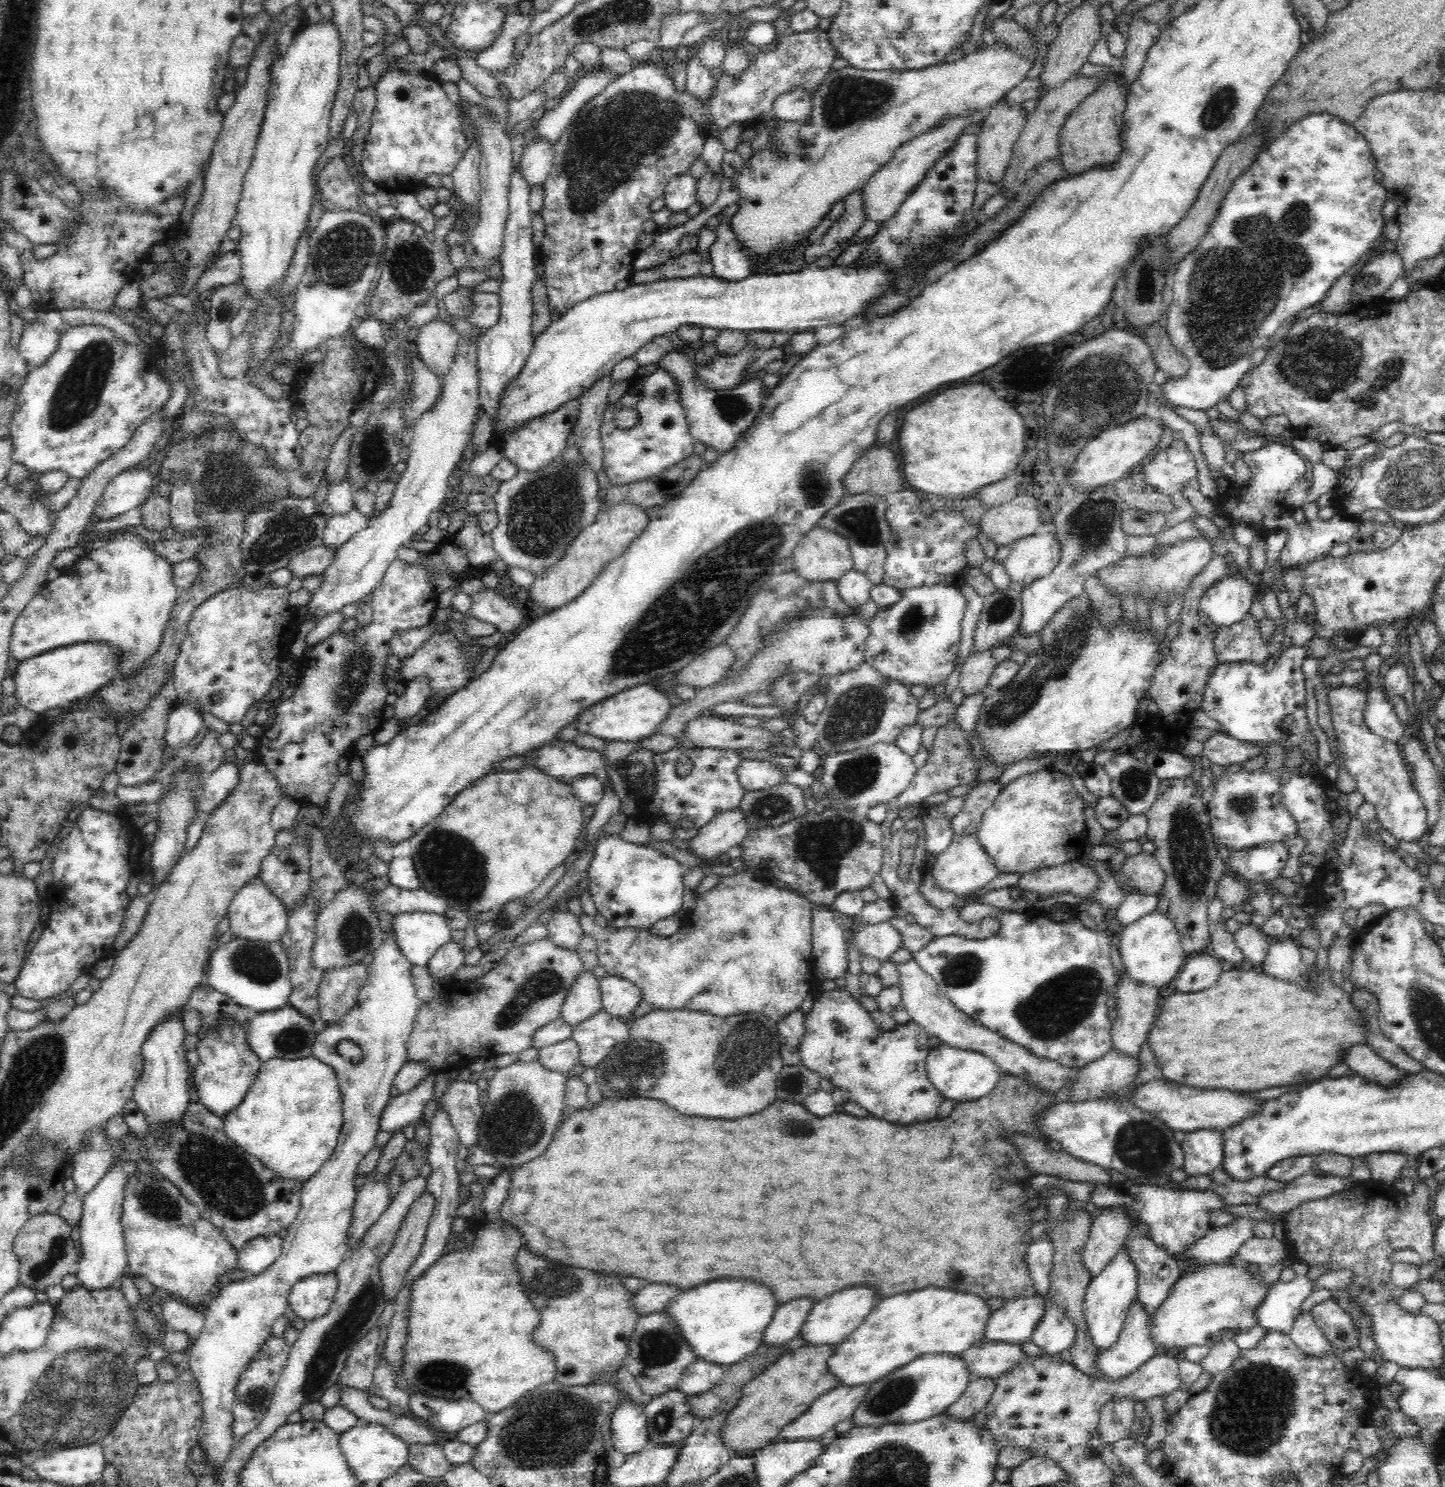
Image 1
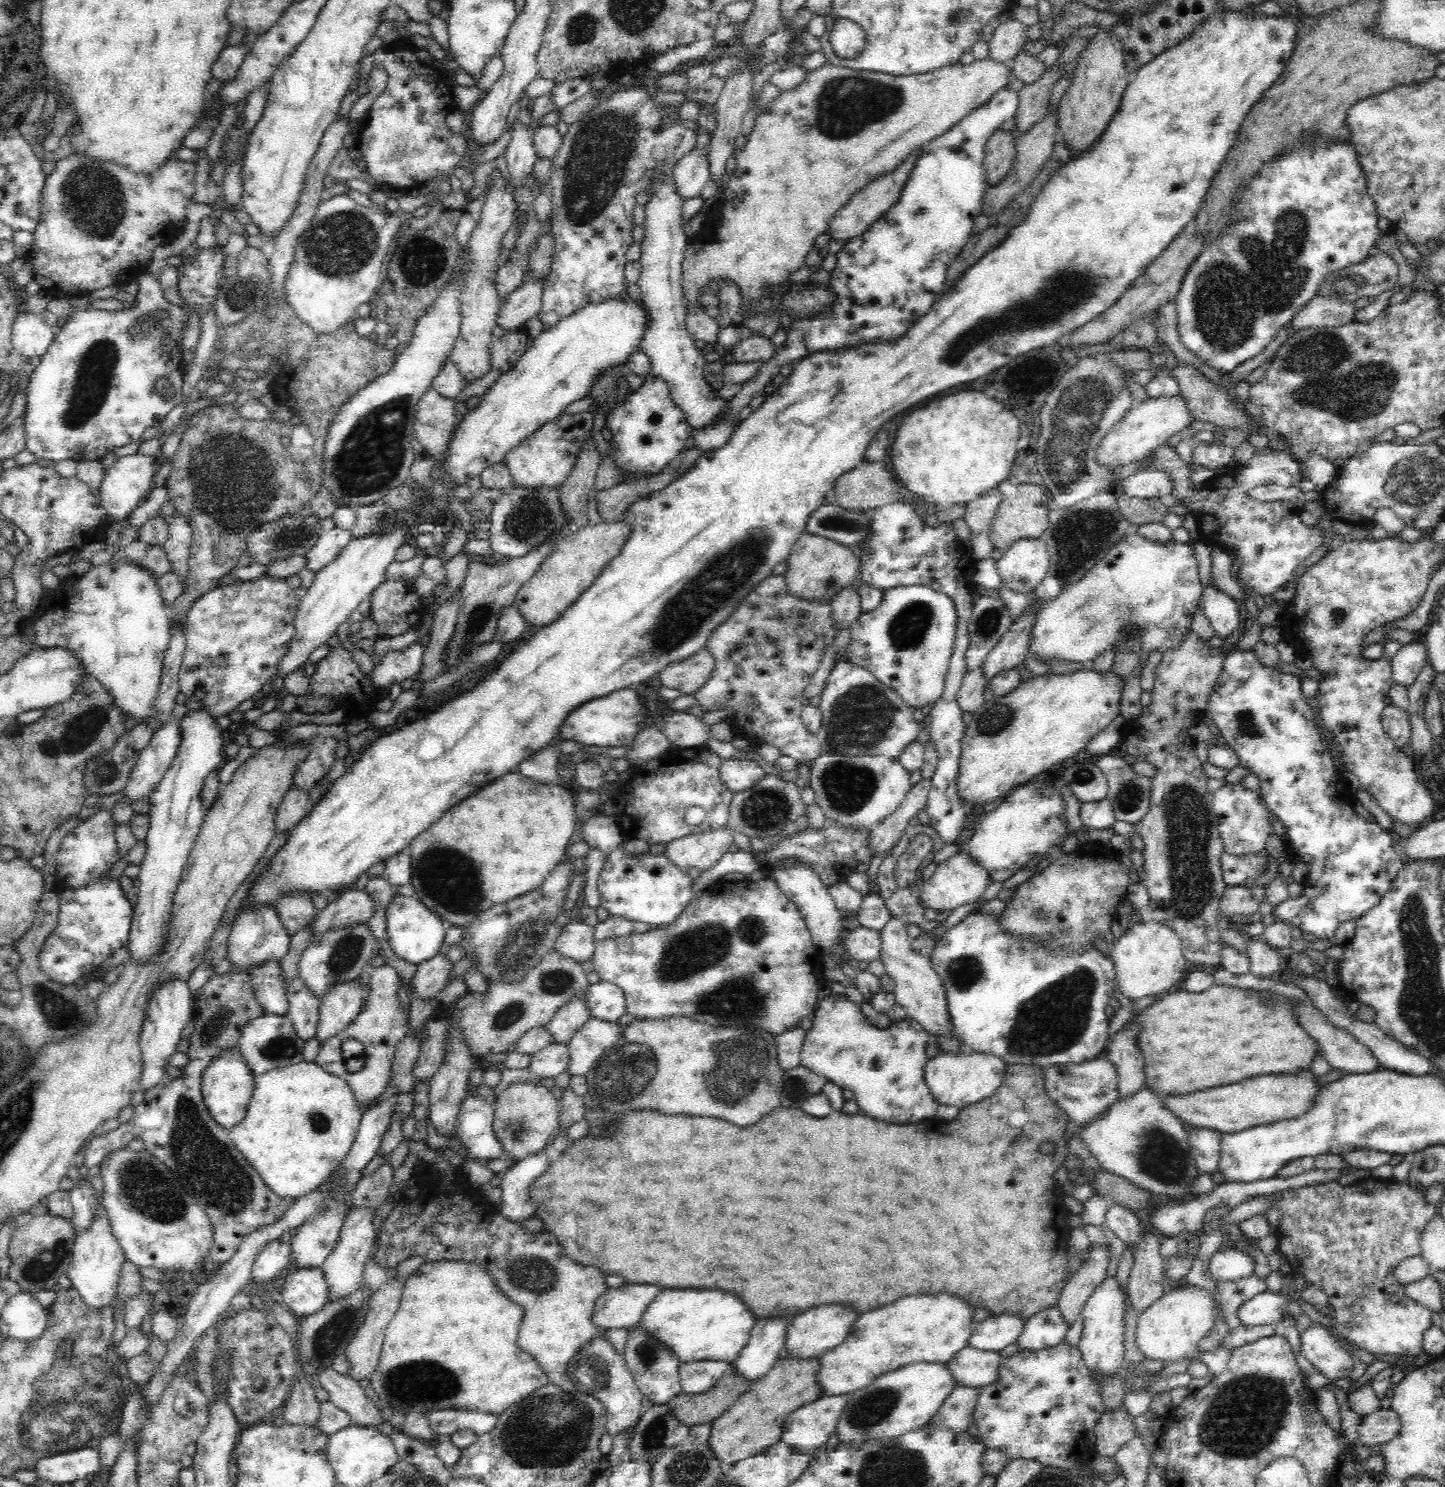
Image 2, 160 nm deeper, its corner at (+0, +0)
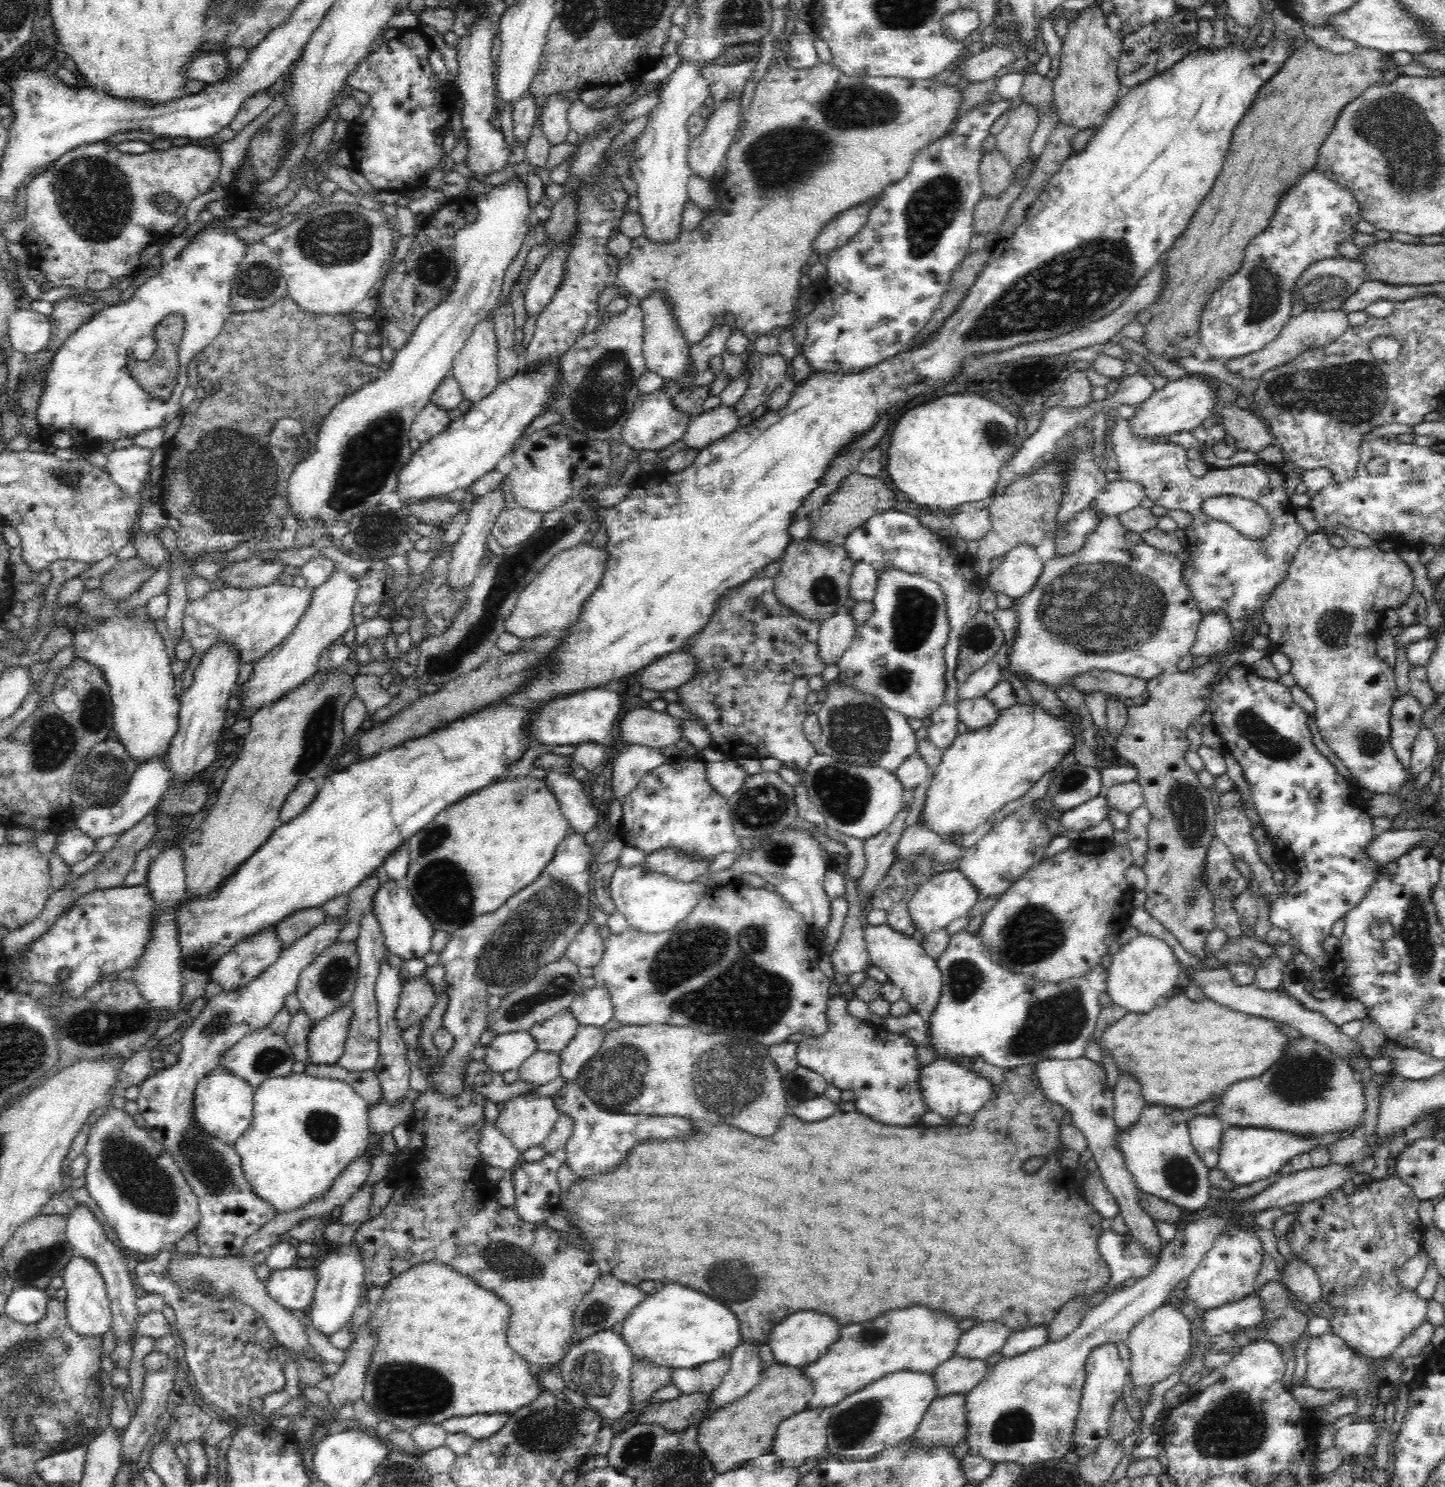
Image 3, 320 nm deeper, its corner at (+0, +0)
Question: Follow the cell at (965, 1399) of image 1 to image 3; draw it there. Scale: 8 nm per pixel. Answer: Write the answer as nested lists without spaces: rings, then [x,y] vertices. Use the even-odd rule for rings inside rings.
[[[964,1395],[935,1397],[910,1441],[912,1447],[943,1445],[952,1448],[958,1442],[964,1442],[967,1431]]]

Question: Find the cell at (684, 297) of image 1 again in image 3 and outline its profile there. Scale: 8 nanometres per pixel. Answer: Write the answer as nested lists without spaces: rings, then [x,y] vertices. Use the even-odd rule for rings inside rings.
[[[560,357],[552,364],[544,364],[542,368],[537,368],[536,372],[516,373],[516,376],[513,376],[510,380],[505,380],[504,384],[499,384],[496,390],[493,390],[484,400],[474,403],[467,414],[463,414],[461,418],[450,422],[446,430],[443,430],[428,442],[421,443],[420,447],[412,452],[407,466],[400,472],[399,482],[394,491],[402,505],[410,506],[436,497],[448,498],[450,492],[466,489],[476,480],[493,471],[498,460],[508,450],[512,450],[512,446],[518,440],[518,436],[522,434],[522,430],[543,412],[545,405],[549,404],[553,394],[551,391],[557,384],[558,360],[560,360]]]

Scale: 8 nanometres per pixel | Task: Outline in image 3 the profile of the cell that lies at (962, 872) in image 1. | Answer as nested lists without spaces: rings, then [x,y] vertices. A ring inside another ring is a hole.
[[[958,869],[936,874],[914,893],[908,904],[908,914],[916,930],[928,936],[934,931],[946,929],[956,918],[967,916],[970,908],[979,900],[976,891],[975,886]]]

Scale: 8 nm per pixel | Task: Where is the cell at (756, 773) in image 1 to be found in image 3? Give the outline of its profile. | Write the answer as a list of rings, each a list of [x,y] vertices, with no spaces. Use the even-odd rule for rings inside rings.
[[[725,758],[722,761],[706,762],[704,775],[717,793],[724,798],[731,797],[742,784],[747,774],[738,767],[734,759]]]

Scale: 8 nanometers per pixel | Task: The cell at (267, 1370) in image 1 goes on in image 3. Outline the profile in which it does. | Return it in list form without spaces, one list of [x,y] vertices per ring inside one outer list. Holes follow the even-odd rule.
[[[162,1248],[154,1252],[154,1256],[148,1256],[148,1260],[138,1261],[136,1271],[137,1283],[148,1292],[159,1293],[164,1297],[166,1304],[174,1309],[176,1323],[173,1334],[178,1340],[183,1366],[186,1373],[192,1373],[199,1397],[206,1398],[208,1402],[216,1404],[221,1412],[228,1413],[234,1418],[243,1417],[248,1410],[256,1408],[263,1398],[271,1393],[276,1393],[284,1386],[285,1378],[283,1369],[278,1363],[277,1355],[281,1347],[274,1334],[265,1326],[264,1320],[255,1314],[253,1308],[230,1299],[213,1299],[198,1293],[184,1292],[182,1288],[173,1286],[172,1281],[166,1275],[166,1262],[172,1256],[174,1248]]]

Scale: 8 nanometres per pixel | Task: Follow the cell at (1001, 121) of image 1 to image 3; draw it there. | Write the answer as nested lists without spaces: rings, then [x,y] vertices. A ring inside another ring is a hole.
[[[996,148],[983,155],[979,171],[983,198],[999,197],[1012,184],[1014,178],[1014,172],[1008,165],[1008,160]]]

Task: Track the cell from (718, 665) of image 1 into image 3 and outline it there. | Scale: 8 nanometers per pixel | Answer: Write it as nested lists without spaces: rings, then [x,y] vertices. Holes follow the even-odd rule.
[[[682,650],[670,652],[666,656],[645,665],[638,680],[641,688],[655,690],[674,690],[682,682],[688,682],[696,670],[696,658]]]

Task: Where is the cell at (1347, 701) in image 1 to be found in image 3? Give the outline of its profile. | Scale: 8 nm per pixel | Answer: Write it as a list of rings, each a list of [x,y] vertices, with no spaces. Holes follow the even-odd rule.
[[[1309,533],[1307,538],[1304,539],[1304,542],[1300,544],[1298,550],[1296,550],[1292,562],[1288,564],[1286,578],[1279,584],[1276,584],[1275,588],[1272,588],[1271,595],[1268,596],[1268,600],[1264,603],[1259,617],[1259,619],[1266,622],[1269,626],[1267,637],[1272,644],[1274,644],[1274,648],[1280,652],[1284,652],[1284,654],[1288,656],[1291,663],[1289,672],[1292,674],[1295,684],[1300,686],[1314,701],[1314,722],[1326,746],[1342,761],[1342,764],[1348,769],[1348,772],[1350,772],[1353,778],[1358,782],[1357,786],[1367,788],[1374,795],[1384,794],[1384,792],[1400,792],[1400,788],[1402,788],[1402,784],[1406,782],[1405,778],[1409,773],[1404,771],[1402,763],[1396,759],[1394,749],[1392,749],[1392,745],[1389,741],[1391,735],[1391,708],[1397,697],[1394,695],[1397,689],[1397,682],[1394,680],[1392,667],[1377,655],[1376,637],[1380,634],[1382,629],[1385,610],[1399,609],[1404,602],[1406,602],[1408,594],[1410,594],[1413,589],[1410,567],[1408,567],[1408,564],[1400,557],[1400,552],[1395,550],[1395,548],[1381,548],[1378,546],[1378,543],[1347,544],[1343,548],[1338,548],[1329,543],[1324,533]]]

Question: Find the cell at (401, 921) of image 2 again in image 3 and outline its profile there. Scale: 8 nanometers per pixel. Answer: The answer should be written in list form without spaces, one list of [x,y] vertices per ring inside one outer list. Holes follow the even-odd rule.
[[[386,880],[374,892],[371,905],[372,913],[378,921],[378,927],[382,931],[385,939],[385,947],[392,955],[398,955],[404,960],[421,958],[429,952],[431,948],[432,934],[435,931],[427,917],[420,912],[415,905],[411,892],[406,888],[404,881],[396,882]]]

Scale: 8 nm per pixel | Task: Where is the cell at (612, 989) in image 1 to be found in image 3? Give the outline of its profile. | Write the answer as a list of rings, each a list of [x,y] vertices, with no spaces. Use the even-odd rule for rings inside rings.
[[[598,985],[594,988],[583,988],[572,998],[568,1010],[575,1016],[578,1026],[593,1026],[600,1029],[612,1020],[610,993]]]

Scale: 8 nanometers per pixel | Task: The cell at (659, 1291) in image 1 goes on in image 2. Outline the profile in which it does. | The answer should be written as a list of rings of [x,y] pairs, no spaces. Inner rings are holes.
[[[624,1283],[617,1289],[607,1288],[607,1292],[600,1295],[595,1301],[592,1318],[593,1325],[596,1325],[596,1328],[600,1328],[603,1331],[612,1328],[630,1330],[640,1323],[647,1307],[656,1300],[660,1292],[660,1288],[654,1286],[654,1284]]]

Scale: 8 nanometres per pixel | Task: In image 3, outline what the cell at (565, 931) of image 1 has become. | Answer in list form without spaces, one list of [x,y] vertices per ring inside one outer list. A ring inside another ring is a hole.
[[[590,921],[577,932],[568,946],[568,957],[579,968],[594,968],[604,956],[604,940],[598,933],[597,925]]]

